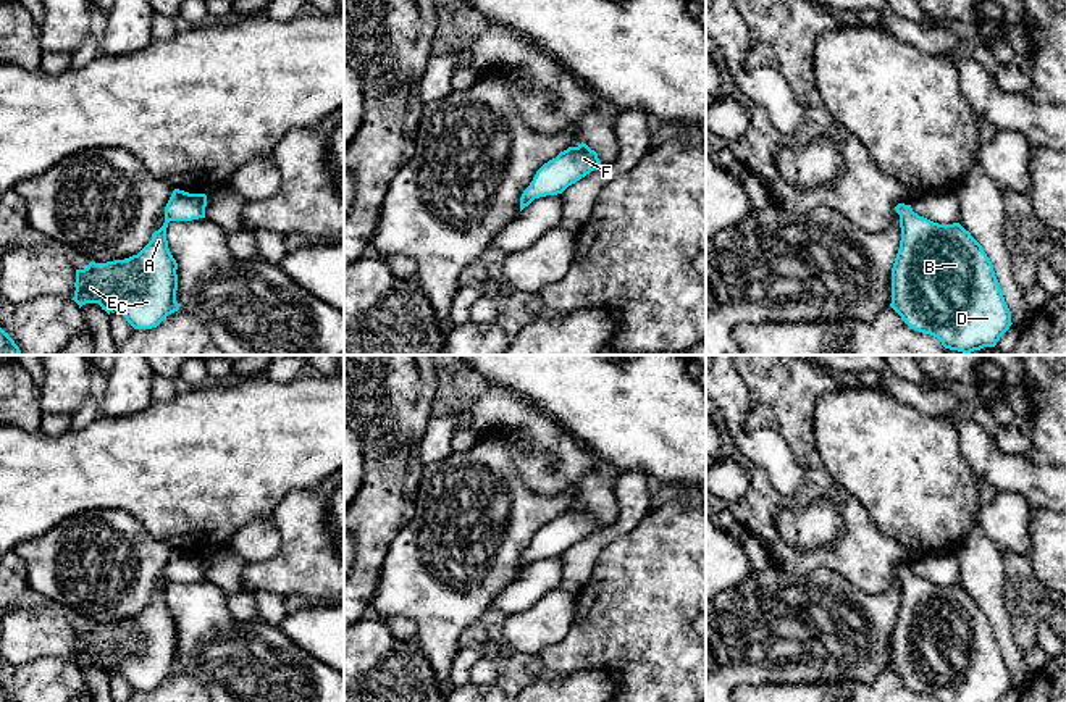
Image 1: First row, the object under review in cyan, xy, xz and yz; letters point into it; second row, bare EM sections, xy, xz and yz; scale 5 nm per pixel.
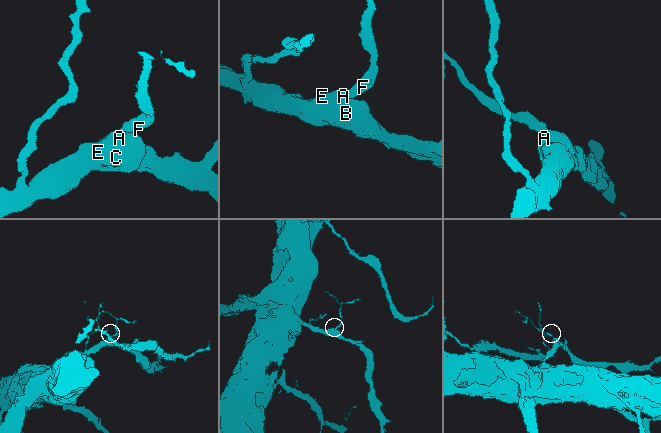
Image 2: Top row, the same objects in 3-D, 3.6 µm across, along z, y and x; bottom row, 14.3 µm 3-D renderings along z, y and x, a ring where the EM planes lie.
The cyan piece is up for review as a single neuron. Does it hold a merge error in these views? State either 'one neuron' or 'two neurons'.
one neuron

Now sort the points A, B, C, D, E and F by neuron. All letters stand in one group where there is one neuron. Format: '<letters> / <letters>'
A B C D E F

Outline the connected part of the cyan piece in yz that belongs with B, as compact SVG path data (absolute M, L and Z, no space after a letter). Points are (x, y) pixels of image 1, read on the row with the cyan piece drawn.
M898 203L901 240L892 268L890 307L914 331L937 337L945 349L969 355L995 347L1009 329L1011 311L982 245L959 223L938 224Z

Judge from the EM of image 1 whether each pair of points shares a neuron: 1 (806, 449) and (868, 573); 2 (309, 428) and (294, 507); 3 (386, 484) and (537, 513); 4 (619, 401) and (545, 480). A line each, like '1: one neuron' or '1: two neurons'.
1: one neuron
2: two neurons
3: two neurons
4: two neurons

